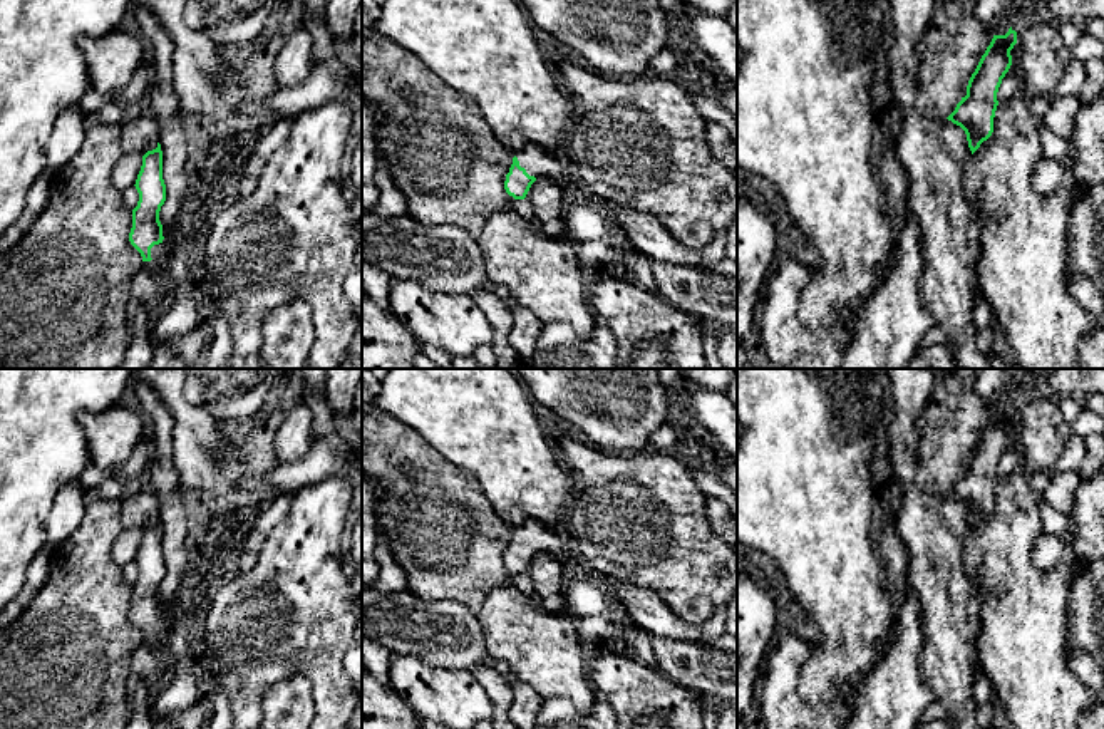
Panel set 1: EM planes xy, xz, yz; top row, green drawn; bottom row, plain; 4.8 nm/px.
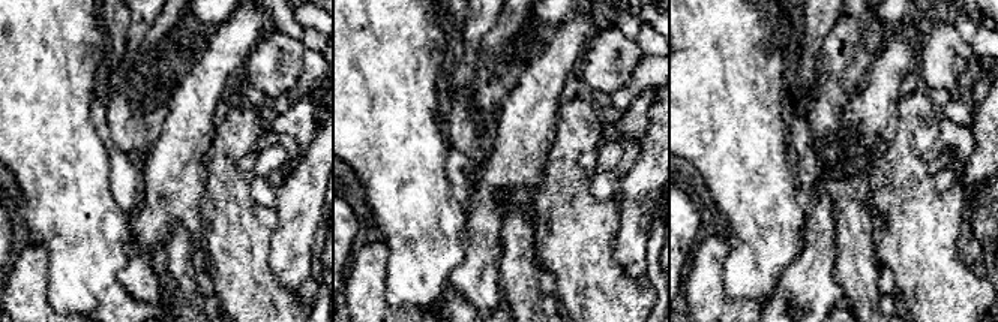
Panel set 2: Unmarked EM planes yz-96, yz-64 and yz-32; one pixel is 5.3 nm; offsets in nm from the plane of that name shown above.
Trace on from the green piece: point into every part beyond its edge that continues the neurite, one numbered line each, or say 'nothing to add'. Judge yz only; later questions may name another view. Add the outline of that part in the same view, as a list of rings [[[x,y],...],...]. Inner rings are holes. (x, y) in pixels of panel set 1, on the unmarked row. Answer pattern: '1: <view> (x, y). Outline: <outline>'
nothing to add

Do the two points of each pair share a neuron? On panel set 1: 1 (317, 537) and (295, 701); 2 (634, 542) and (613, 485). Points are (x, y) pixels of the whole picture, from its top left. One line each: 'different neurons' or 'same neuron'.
1: different neurons
2: same neuron

